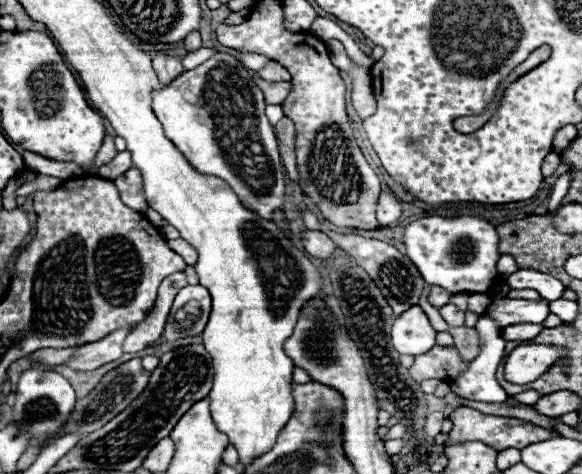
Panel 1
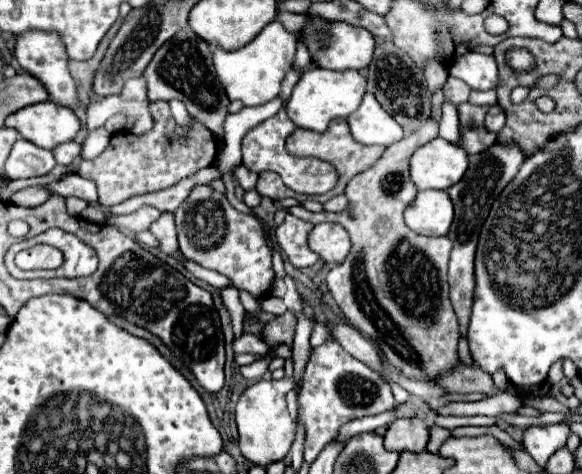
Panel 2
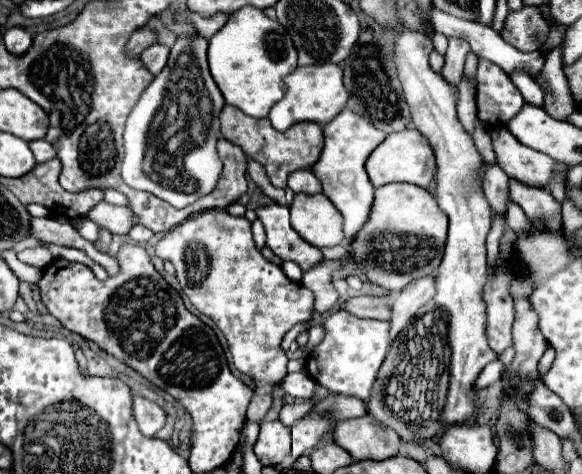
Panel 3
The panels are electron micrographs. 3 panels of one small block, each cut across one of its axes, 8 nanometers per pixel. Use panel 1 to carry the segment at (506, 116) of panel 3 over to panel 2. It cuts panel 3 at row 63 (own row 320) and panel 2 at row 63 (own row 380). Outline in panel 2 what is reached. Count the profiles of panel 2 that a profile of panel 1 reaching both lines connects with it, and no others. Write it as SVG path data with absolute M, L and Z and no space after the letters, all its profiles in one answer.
M468 52L456 58L450 68L450 76L464 80L474 90L492 90L498 84L498 66L494 56Z

